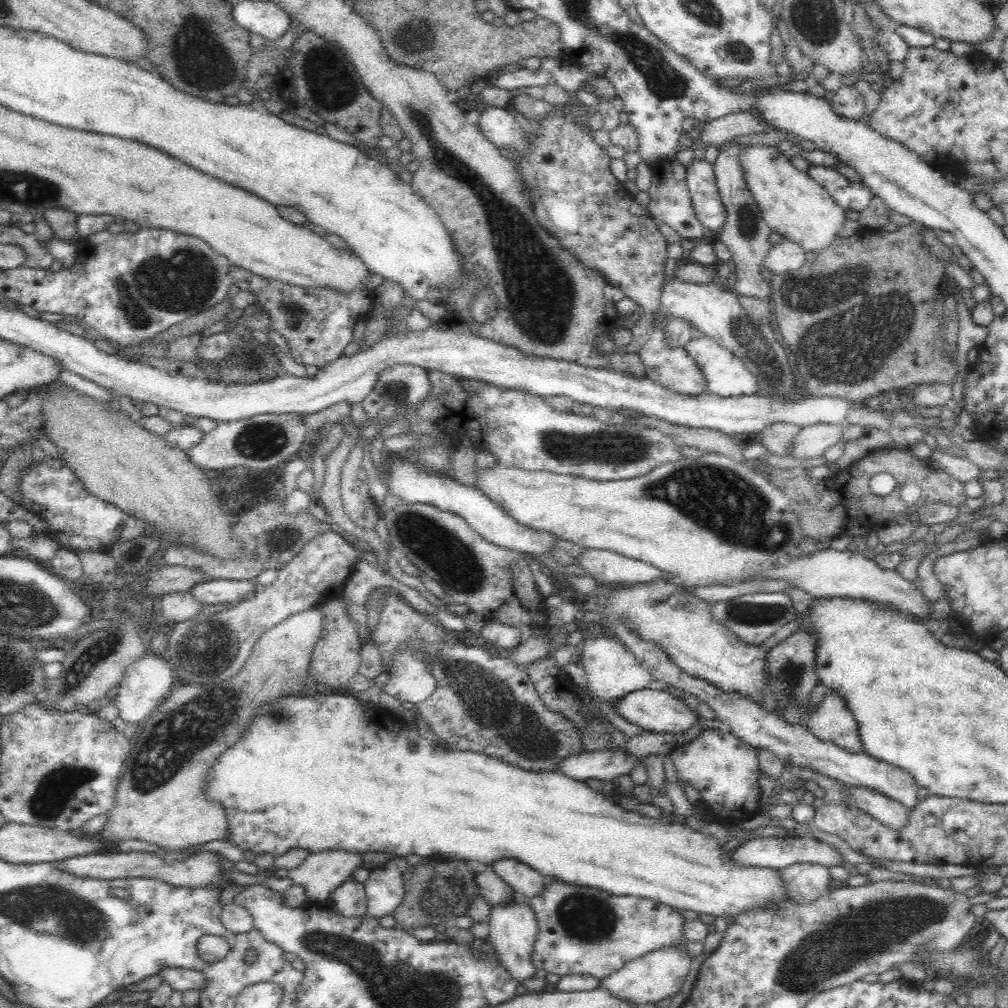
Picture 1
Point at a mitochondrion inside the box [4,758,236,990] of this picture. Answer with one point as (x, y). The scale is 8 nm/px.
(51, 797)

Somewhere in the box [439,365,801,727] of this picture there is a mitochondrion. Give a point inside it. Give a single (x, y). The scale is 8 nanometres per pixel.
(722, 502)

